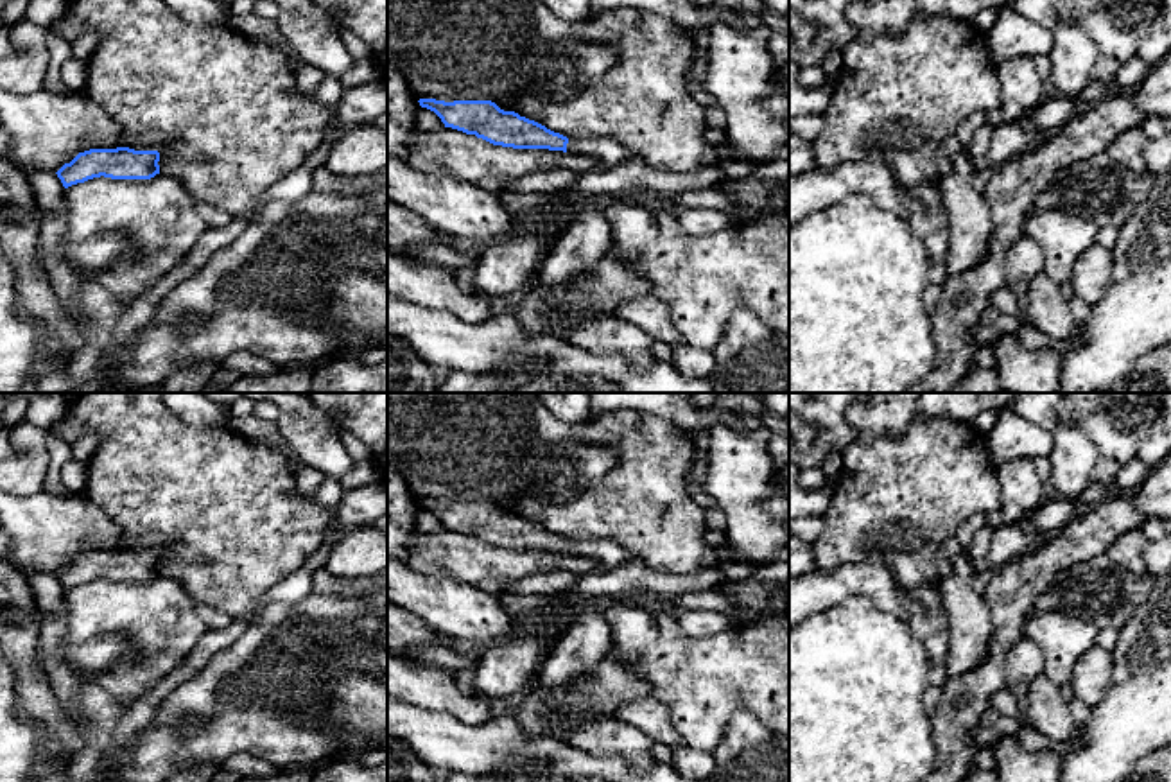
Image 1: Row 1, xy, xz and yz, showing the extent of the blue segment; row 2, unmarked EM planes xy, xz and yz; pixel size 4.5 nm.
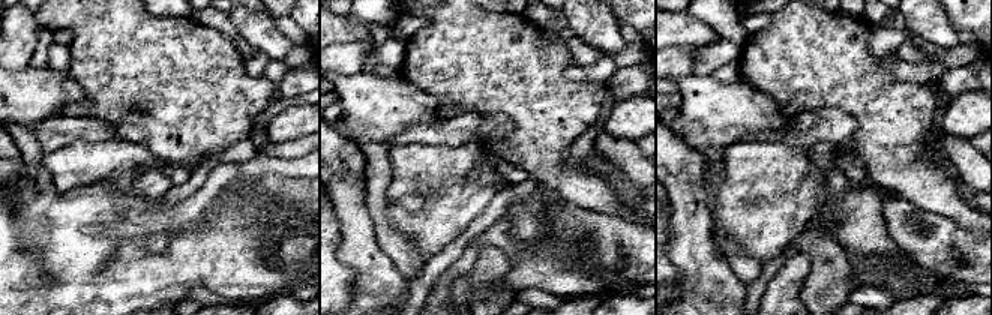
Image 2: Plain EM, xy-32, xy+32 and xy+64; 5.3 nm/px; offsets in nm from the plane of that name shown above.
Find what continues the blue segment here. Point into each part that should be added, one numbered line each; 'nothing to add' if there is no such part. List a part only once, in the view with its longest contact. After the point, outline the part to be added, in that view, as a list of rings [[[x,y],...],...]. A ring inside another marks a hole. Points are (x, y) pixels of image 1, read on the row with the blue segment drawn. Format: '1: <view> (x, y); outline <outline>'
1: xz (607, 153); outline [[[568,138],[567,152],[592,158],[597,170],[608,170],[633,156],[612,138]]]

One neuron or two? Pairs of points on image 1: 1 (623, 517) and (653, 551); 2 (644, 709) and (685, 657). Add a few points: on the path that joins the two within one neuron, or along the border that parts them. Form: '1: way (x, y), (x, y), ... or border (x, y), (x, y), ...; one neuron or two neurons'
1: way (632, 526), (644, 542); one neuron
2: border (651, 695), (667, 709), (671, 725), (678, 732); two neurons

